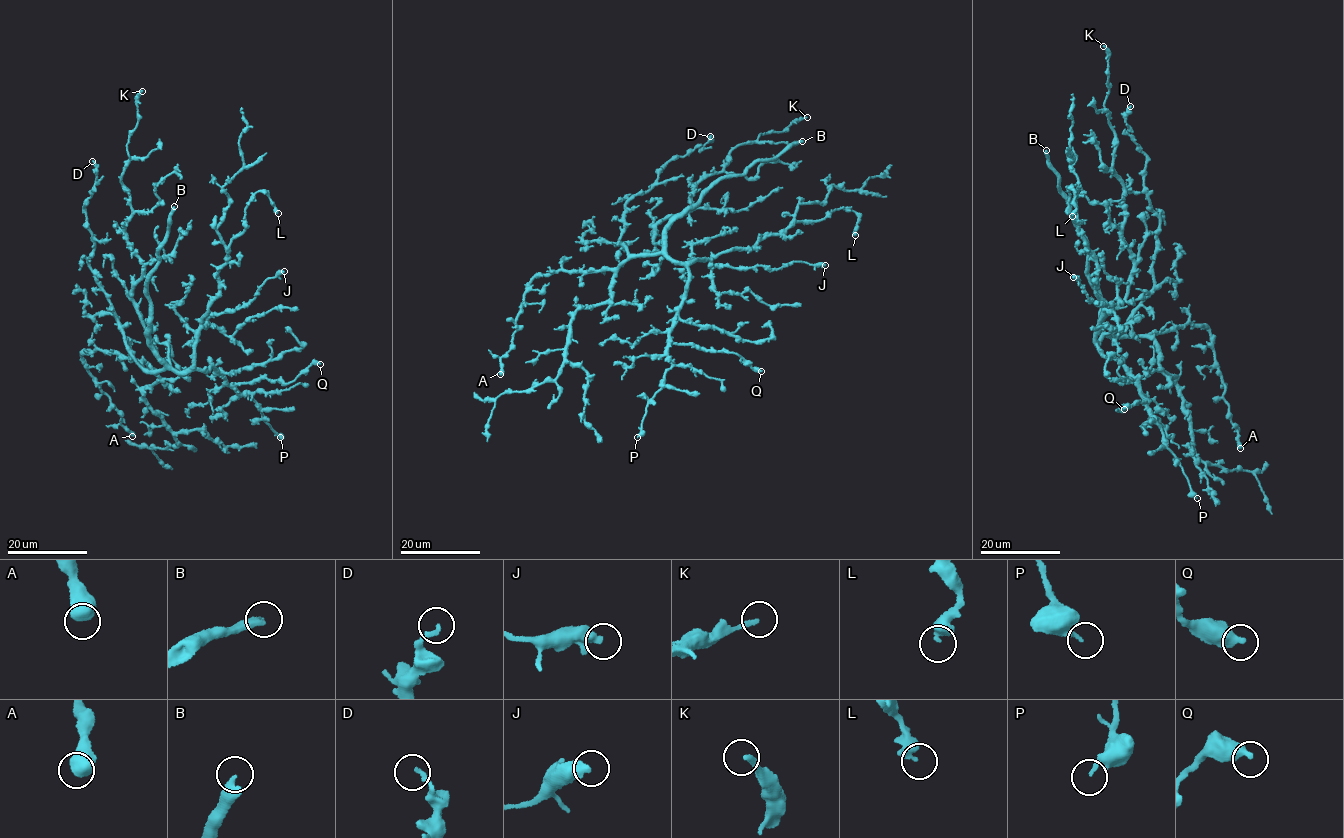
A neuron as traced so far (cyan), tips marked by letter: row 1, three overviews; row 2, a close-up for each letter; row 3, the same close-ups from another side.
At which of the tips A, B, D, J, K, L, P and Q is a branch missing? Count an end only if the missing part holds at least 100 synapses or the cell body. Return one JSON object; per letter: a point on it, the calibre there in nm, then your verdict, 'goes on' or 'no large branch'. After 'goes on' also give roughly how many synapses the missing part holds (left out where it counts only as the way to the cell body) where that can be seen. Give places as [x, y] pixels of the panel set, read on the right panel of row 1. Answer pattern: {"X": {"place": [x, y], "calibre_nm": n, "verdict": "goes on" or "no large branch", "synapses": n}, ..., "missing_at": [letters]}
{"A": {"place": [1240, 448], "calibre_nm": 600, "verdict": "no large branch"}, "B": {"place": [1046, 150], "calibre_nm": 400, "verdict": "goes on"}, "D": {"place": [1130, 106], "calibre_nm": 180, "verdict": "no large branch"}, "J": {"place": [1073, 277], "calibre_nm": 320, "verdict": "no large branch"}, "K": {"place": [1103, 46], "calibre_nm": 220, "verdict": "no large branch"}, "L": {"place": [1072, 216], "calibre_nm": 480, "verdict": "no large branch"}, "P": {"place": [1197, 498], "calibre_nm": 220, "verdict": "no large branch"}, "Q": {"place": [1124, 409], "calibre_nm": 440, "verdict": "no large branch"}, "missing_at": ["B"]}

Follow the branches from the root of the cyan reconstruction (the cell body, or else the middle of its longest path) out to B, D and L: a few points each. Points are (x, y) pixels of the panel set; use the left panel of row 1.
B: (174, 370), (151, 345), (146, 287), (149, 272), (158, 261), (159, 245), (165, 236), (174, 206)
D: (174, 370), (141, 369), (127, 347), (108, 294), (89, 265), (94, 239), (84, 206), (97, 177), (92, 161)
L: (174, 370), (193, 364), (201, 316), (219, 292), (219, 267), (244, 231), (251, 197), (265, 193), (278, 213)

